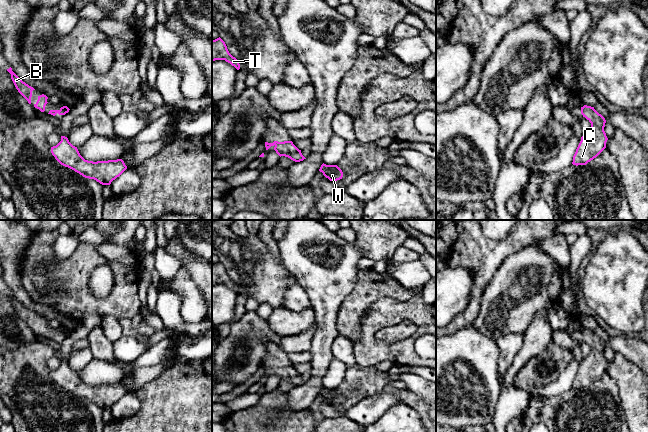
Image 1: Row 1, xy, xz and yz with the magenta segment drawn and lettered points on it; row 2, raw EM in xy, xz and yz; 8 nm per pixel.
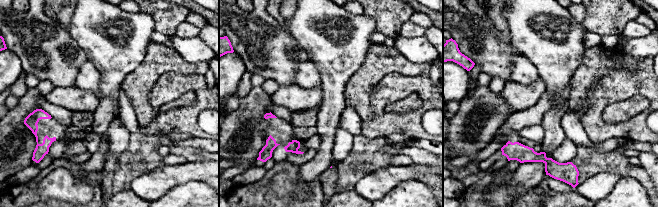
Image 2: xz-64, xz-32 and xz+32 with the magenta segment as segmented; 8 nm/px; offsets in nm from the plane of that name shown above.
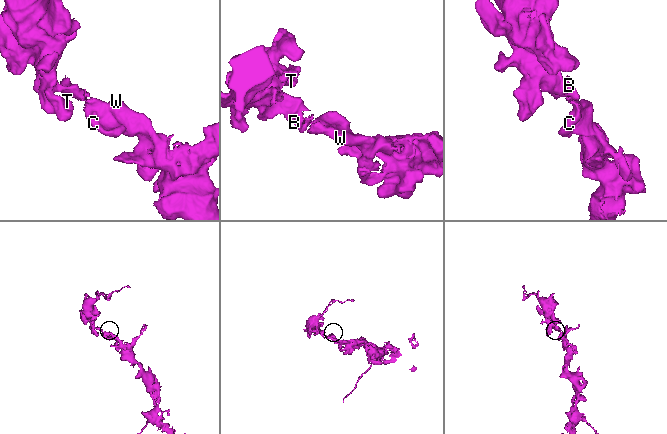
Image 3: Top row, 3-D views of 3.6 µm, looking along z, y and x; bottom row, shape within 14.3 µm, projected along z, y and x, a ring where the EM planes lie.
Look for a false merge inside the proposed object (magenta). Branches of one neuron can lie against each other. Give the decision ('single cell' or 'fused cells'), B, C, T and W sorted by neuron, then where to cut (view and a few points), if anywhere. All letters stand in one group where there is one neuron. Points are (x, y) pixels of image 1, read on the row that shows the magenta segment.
single cell | B C T W | no cut

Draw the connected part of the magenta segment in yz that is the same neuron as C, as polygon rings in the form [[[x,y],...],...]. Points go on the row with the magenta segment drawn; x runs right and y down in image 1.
[[[584,105],[581,114],[590,123],[591,128],[581,137],[581,141],[573,156],[573,165],[586,165],[596,158],[605,148],[608,140],[604,131],[606,120],[594,107]]]

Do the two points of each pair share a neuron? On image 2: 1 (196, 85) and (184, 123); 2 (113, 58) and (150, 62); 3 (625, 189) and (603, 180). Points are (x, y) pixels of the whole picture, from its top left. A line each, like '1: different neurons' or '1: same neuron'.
1: same neuron
2: different neurons
3: different neurons

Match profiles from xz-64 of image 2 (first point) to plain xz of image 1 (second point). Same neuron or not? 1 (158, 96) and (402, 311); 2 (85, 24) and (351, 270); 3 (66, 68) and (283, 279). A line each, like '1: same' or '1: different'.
1: same
2: same
3: same

